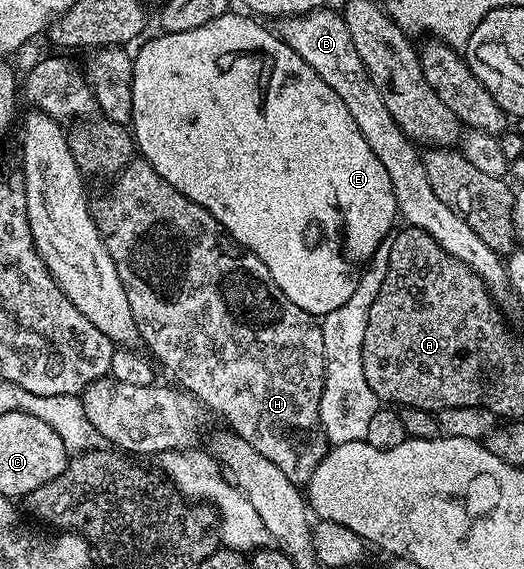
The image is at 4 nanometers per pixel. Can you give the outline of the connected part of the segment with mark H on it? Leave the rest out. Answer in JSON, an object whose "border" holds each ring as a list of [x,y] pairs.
{"border":[[[134,158],[132,163],[128,163],[122,169],[119,178],[114,183],[117,184],[106,195],[92,200],[91,210],[95,225],[107,245],[107,253],[111,253],[111,261],[115,261],[115,269],[119,269],[119,281],[123,281],[127,301],[131,301],[131,313],[137,322],[140,342],[142,344],[145,342],[149,346],[150,352],[148,351],[148,354],[158,364],[161,362],[178,379],[176,382],[188,394],[204,406],[206,403],[215,414],[222,415],[229,422],[227,427],[232,434],[247,441],[247,445],[251,445],[251,449],[263,453],[263,457],[267,457],[267,461],[279,465],[279,469],[283,469],[283,473],[287,473],[287,477],[292,483],[308,484],[313,470],[319,465],[319,461],[327,450],[325,431],[321,428],[321,398],[325,384],[325,350],[323,349],[321,323],[311,313],[299,309],[299,305],[295,305],[295,301],[291,301],[287,297],[287,293],[283,293],[283,289],[279,289],[279,285],[275,285],[275,277],[271,277],[271,273],[267,273],[267,265],[263,265],[263,261],[259,261],[259,257],[255,257],[255,253],[251,253],[245,247],[240,247],[221,228],[219,221],[215,221],[215,217],[211,217],[211,213],[207,213],[207,209],[203,209],[203,205],[183,197],[183,193],[179,193],[179,189],[167,185],[167,181],[163,181],[163,177],[159,177],[159,173],[155,173],[155,169],[151,169],[151,165],[144,159]]]}

